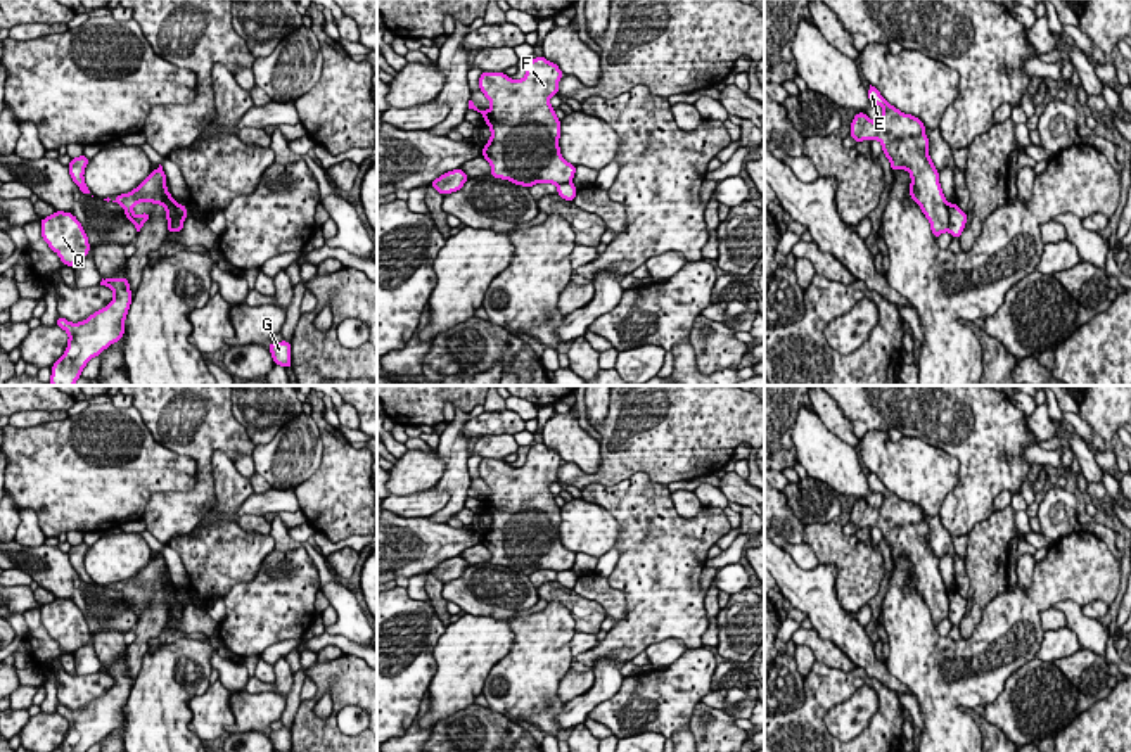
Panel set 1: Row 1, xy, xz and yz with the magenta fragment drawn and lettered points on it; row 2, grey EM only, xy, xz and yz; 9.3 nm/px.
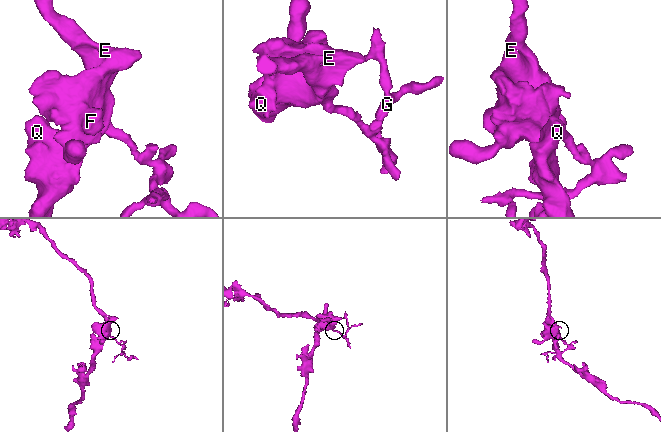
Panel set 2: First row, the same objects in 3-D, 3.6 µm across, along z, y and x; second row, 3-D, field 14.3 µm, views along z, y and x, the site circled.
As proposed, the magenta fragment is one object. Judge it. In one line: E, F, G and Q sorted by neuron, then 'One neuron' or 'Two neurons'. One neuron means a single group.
Groups: E F Q / G. Two neurons

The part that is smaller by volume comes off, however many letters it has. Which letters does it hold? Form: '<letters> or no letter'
G

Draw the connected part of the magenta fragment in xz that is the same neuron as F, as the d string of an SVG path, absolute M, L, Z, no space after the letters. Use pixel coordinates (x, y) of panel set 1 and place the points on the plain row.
M543 443L531 446L526 463L512 467L505 460L481 460L479 477L491 489L488 498L479 498L472 488L469 496L482 501L491 517L489 529L482 534L482 545L491 551L489 564L508 567L526 576L536 570L571 570L576 553L567 550L559 534L560 507L550 493L550 484L559 481L559 467L564 460Z

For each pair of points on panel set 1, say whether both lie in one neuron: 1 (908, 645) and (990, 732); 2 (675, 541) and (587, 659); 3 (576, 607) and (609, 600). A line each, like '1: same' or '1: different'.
1: different
2: same
3: different

